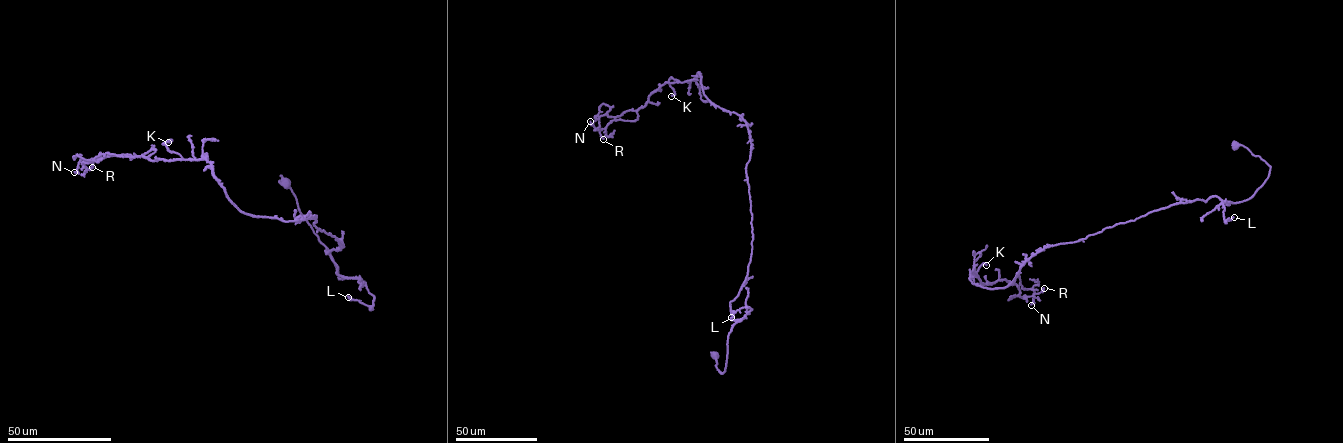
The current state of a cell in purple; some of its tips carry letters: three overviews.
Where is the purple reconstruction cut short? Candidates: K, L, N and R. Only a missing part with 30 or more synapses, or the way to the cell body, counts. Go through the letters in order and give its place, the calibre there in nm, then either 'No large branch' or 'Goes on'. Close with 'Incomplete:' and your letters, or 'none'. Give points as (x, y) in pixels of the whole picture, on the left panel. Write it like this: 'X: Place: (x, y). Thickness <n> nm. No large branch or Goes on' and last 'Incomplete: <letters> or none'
K: Place: (168, 142). Thickness 400 nm. No large branch
L: Place: (348, 297). Thickness 140 nm. No large branch
N: Place: (74, 172). Thickness 240 nm. No large branch
R: Place: (92, 167). Thickness 480 nm. No large branch
Incomplete: none

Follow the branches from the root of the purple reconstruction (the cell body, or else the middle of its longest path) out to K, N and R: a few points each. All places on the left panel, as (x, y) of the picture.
K: (285, 183), (349, 278), (325, 251), (343, 243), (315, 217), (242, 212), (212, 164), (168, 142)
N: (285, 183), (349, 278), (315, 217), (242, 212), (205, 159), (125, 154), (74, 172)
R: (285, 183), (349, 278), (315, 217), (242, 212), (205, 159), (107, 153), (92, 167)

